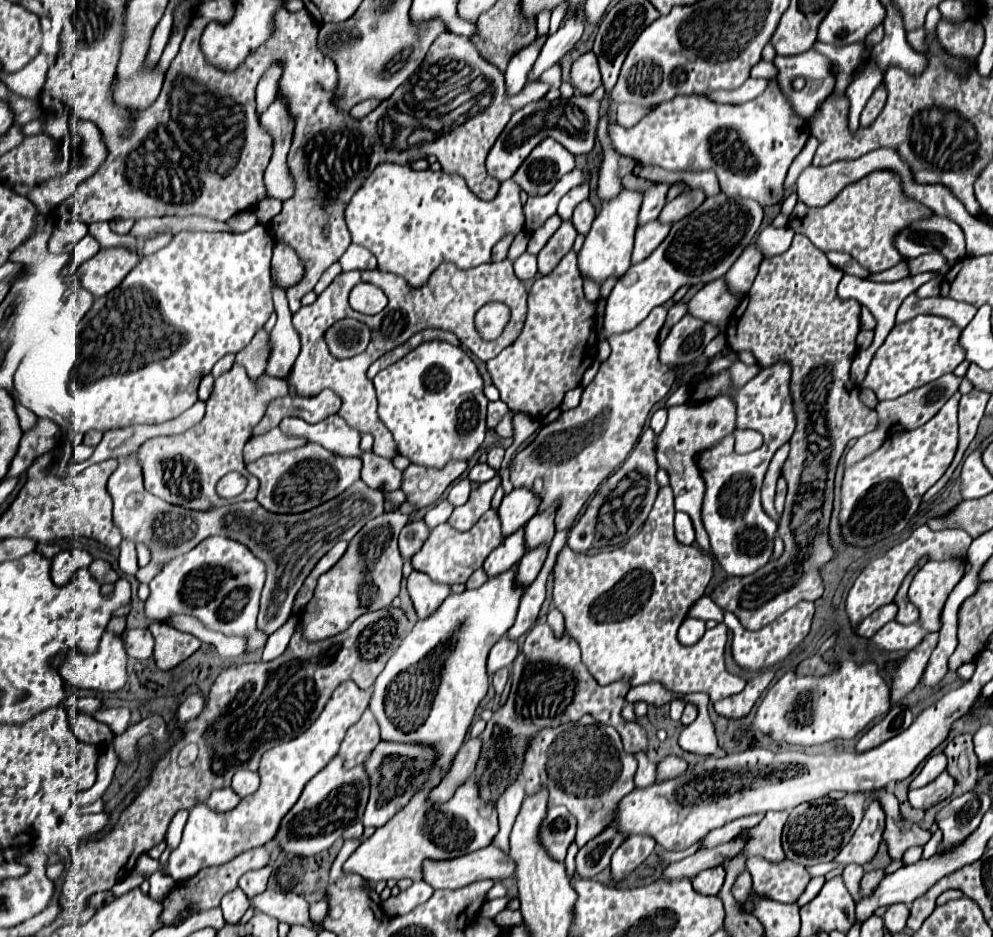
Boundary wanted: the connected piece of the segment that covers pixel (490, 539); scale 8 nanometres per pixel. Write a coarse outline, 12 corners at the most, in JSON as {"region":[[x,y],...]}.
{"region":[[497,511],[469,531],[433,529],[413,571],[465,583],[503,541]]}

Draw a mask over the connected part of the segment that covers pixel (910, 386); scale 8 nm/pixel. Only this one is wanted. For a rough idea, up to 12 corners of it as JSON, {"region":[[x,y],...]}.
{"region":[[895,325],[859,387],[897,399],[965,361],[961,329]]}

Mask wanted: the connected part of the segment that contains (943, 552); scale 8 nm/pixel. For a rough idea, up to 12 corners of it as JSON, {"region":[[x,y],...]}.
{"region":[[915,529],[871,561],[847,597],[851,625],[893,601],[923,555],[965,557],[963,529]]}

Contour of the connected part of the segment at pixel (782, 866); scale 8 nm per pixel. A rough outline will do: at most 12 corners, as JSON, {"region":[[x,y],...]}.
{"region":[[747,859],[753,893],[795,903],[811,879],[789,859]]}

